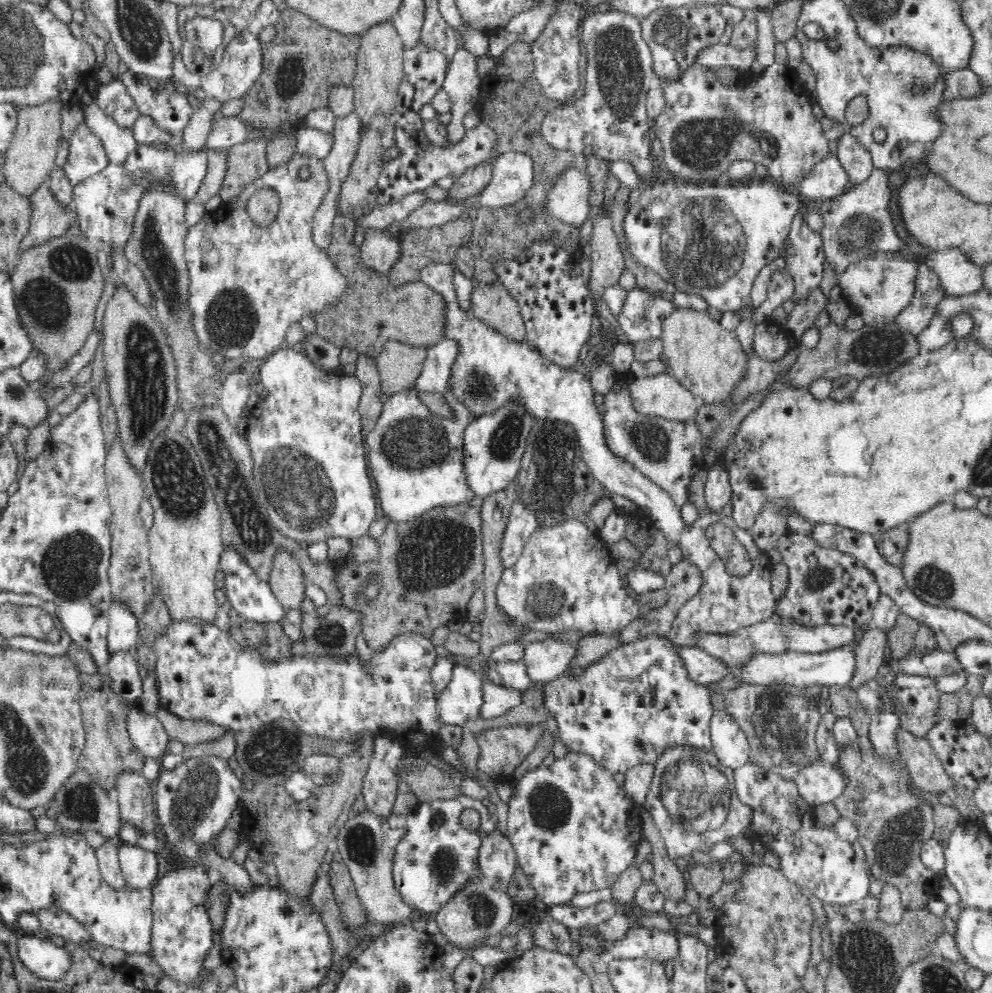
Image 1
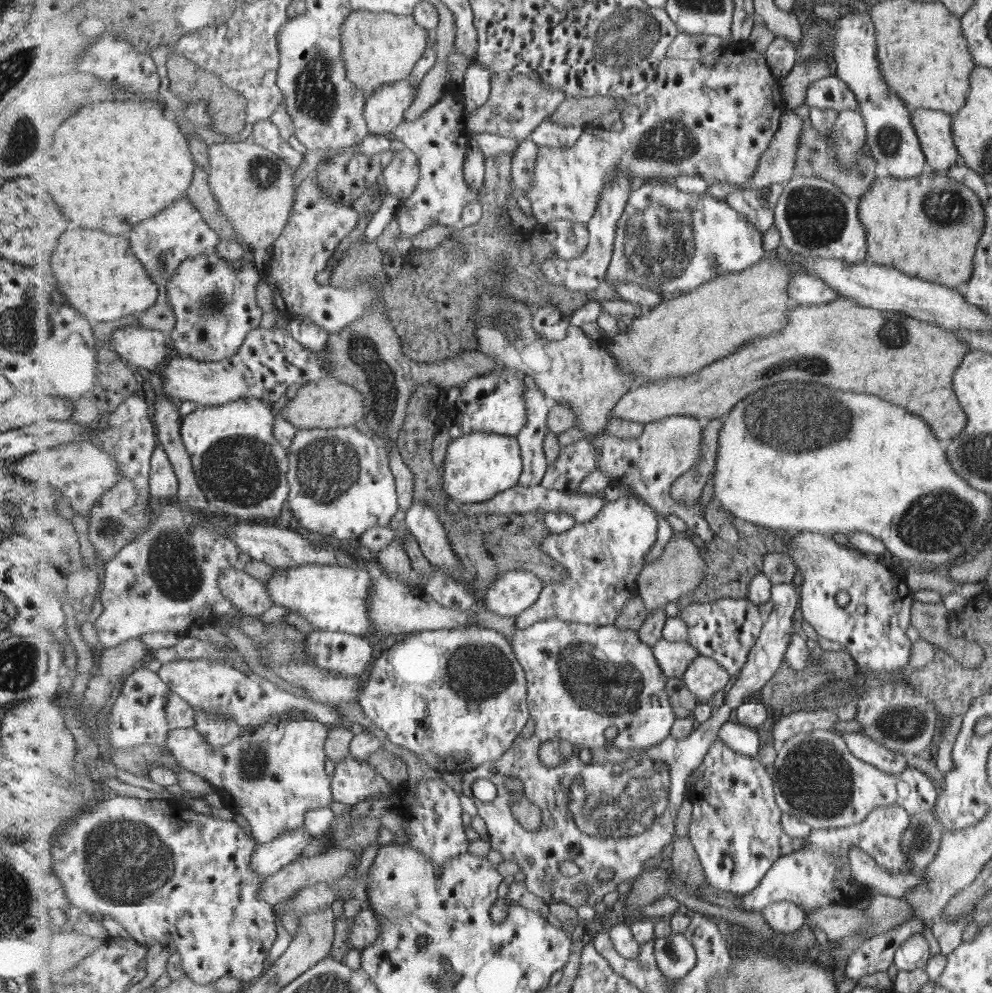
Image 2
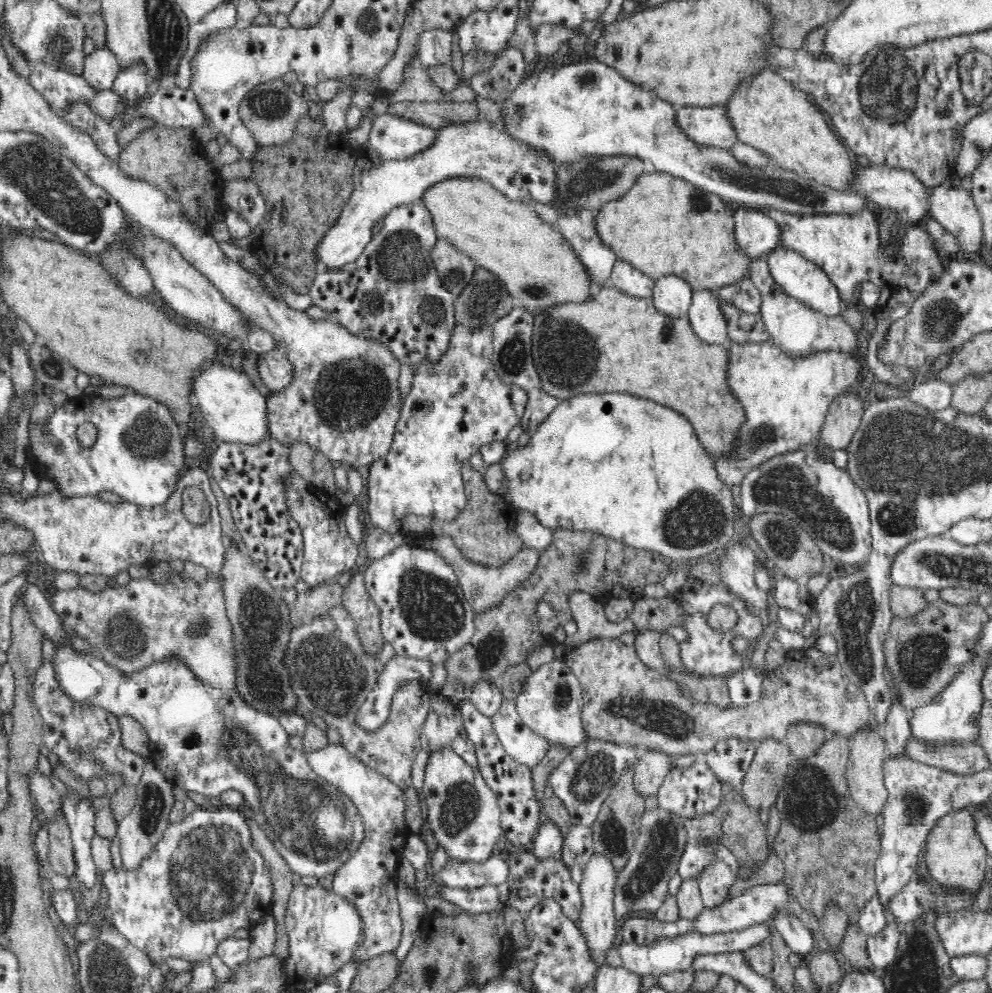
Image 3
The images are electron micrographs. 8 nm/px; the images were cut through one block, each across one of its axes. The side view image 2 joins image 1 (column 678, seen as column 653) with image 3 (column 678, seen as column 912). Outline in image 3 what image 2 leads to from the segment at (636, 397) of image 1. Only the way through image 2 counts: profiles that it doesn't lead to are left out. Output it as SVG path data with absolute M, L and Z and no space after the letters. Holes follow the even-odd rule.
M607 286L593 291L590 304L562 304L551 305L546 312L540 312L533 316L534 326L532 328L532 358L533 365L539 374L539 380L542 381L543 390L548 394L559 398L560 400L575 398L577 395L586 395L592 392L630 392L632 396L642 396L648 400L656 401L658 404L670 404L670 408L678 408L690 424L694 424L694 433L702 436L701 444L706 444L710 448L712 456L723 456L724 452L733 450L734 438L740 430L740 424L744 422L744 410L738 400L730 394L730 388L726 385L726 366L728 365L728 349L725 345L710 344L702 341L696 333L692 331L690 321L687 317L669 317L663 316L654 305L653 298L638 299L629 296L618 288Z

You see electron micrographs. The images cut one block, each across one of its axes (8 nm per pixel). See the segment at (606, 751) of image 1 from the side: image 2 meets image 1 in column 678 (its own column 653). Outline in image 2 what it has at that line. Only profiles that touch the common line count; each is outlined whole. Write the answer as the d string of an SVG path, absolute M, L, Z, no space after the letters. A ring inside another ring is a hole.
M560 618L545 619L529 628L518 628L510 637L512 641L512 648L516 653L516 658L523 665L525 674L528 680L528 707L533 720L535 720L535 735L537 735L542 742L563 740L578 747L585 747L594 752L603 752L609 747L617 747L624 751L633 751L635 749L646 750L661 744L665 739L671 736L674 724L678 720L675 718L673 706L668 694L667 684L669 678L663 673L663 669L657 663L655 657L654 647L647 645L641 641L638 631L623 631L616 628L613 624L609 626L601 626L599 624L579 624L577 622L565 622ZM614 726L617 729L616 737L610 742L607 742L607 728Z

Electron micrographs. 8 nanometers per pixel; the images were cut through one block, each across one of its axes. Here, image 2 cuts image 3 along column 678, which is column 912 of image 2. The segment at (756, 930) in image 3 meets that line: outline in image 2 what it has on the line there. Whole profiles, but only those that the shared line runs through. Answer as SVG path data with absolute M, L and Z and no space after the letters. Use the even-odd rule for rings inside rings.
M920 934L905 939L895 950L892 964L899 971L912 971L923 968L929 958L927 942Z

